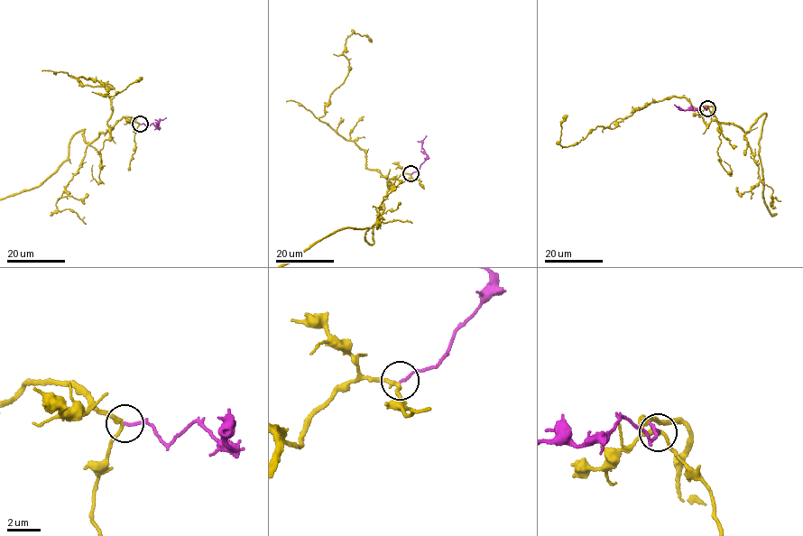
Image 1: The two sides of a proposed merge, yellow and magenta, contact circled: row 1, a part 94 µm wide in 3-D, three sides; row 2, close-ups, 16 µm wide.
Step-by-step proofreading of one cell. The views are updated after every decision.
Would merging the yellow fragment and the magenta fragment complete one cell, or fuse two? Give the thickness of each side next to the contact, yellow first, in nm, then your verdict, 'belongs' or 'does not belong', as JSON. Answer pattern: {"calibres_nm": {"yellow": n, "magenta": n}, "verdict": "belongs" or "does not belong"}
{"calibres_nm": {"yellow": 200, "magenta": 150}, "verdict": "belongs"}

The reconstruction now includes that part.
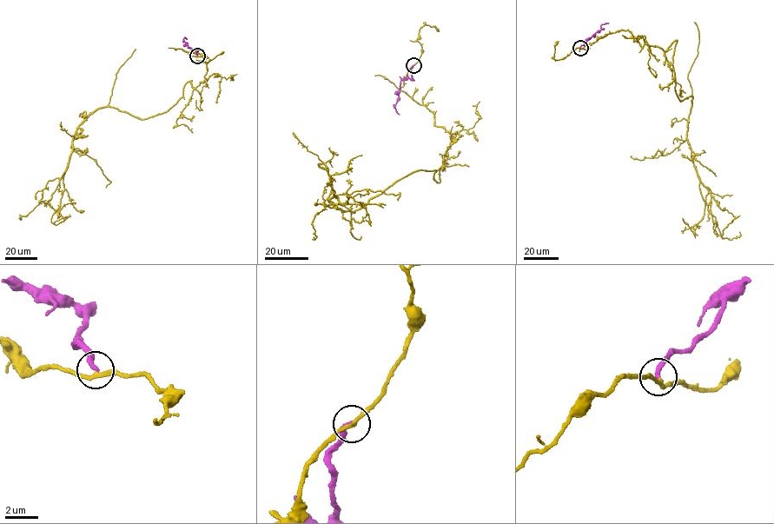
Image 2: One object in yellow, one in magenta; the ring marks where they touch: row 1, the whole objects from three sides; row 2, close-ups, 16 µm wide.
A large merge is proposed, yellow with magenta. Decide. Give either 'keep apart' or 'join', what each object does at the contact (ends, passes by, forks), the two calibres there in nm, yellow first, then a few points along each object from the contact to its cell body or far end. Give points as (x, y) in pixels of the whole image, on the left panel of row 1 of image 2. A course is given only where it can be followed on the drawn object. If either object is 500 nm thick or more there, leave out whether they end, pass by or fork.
keep apart; yellow passes by; magenta ends; calibres 240 and 280 nm; course yellow (197, 56), (185, 51), (206, 56), (207, 80), (167, 111), (89, 116), (56, 225), (57, 205); course magenta (197, 56), (196, 50), (188, 47), (183, 41), (184, 37), (187, 39)

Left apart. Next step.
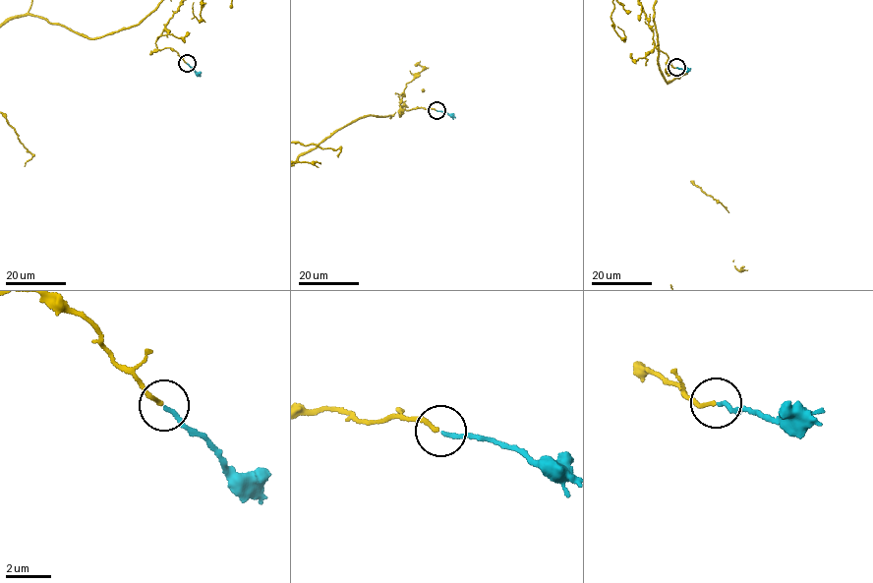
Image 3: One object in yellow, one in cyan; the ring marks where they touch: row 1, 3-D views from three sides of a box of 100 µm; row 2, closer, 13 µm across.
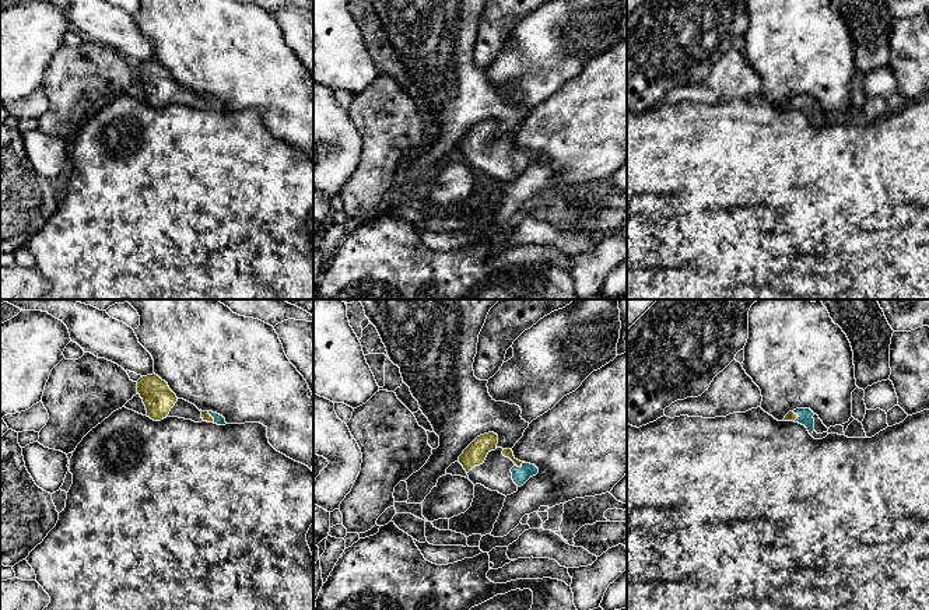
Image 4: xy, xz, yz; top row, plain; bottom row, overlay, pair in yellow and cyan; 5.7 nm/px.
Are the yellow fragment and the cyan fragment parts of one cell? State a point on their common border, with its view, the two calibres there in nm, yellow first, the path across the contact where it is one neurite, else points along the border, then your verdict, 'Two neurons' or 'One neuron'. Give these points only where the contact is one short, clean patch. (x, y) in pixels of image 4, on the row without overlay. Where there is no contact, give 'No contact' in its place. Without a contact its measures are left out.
Touches yellow at xz (519, 153). Thickness 50 nm (yellow) against 100 nm. Path across: xz (507, 139), (519, 153), (519, 161). One neuron

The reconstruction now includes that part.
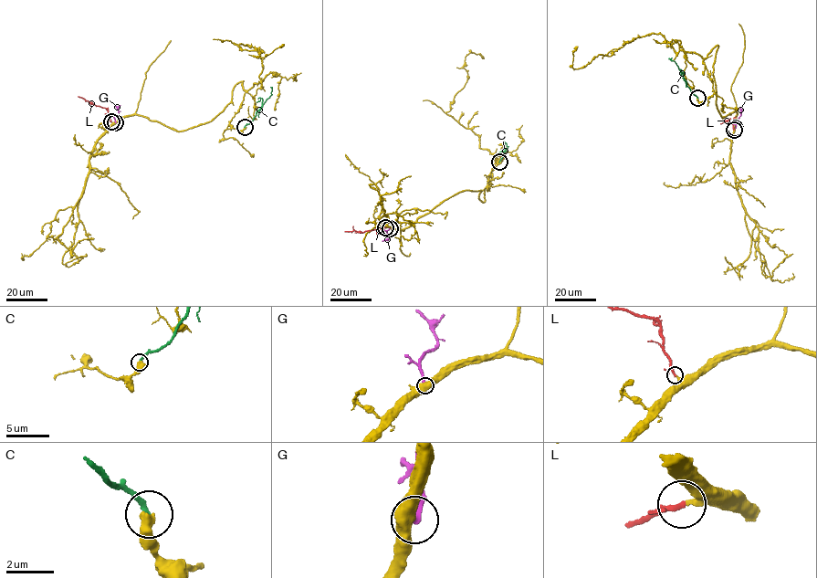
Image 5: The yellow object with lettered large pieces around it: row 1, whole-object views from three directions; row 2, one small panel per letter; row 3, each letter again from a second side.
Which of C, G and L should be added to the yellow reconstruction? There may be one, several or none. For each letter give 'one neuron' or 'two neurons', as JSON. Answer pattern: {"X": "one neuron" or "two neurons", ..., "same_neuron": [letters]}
{"C": "two neurons", "G": "two neurons", "L": "one neuron", "same_neuron": ["L"]}

